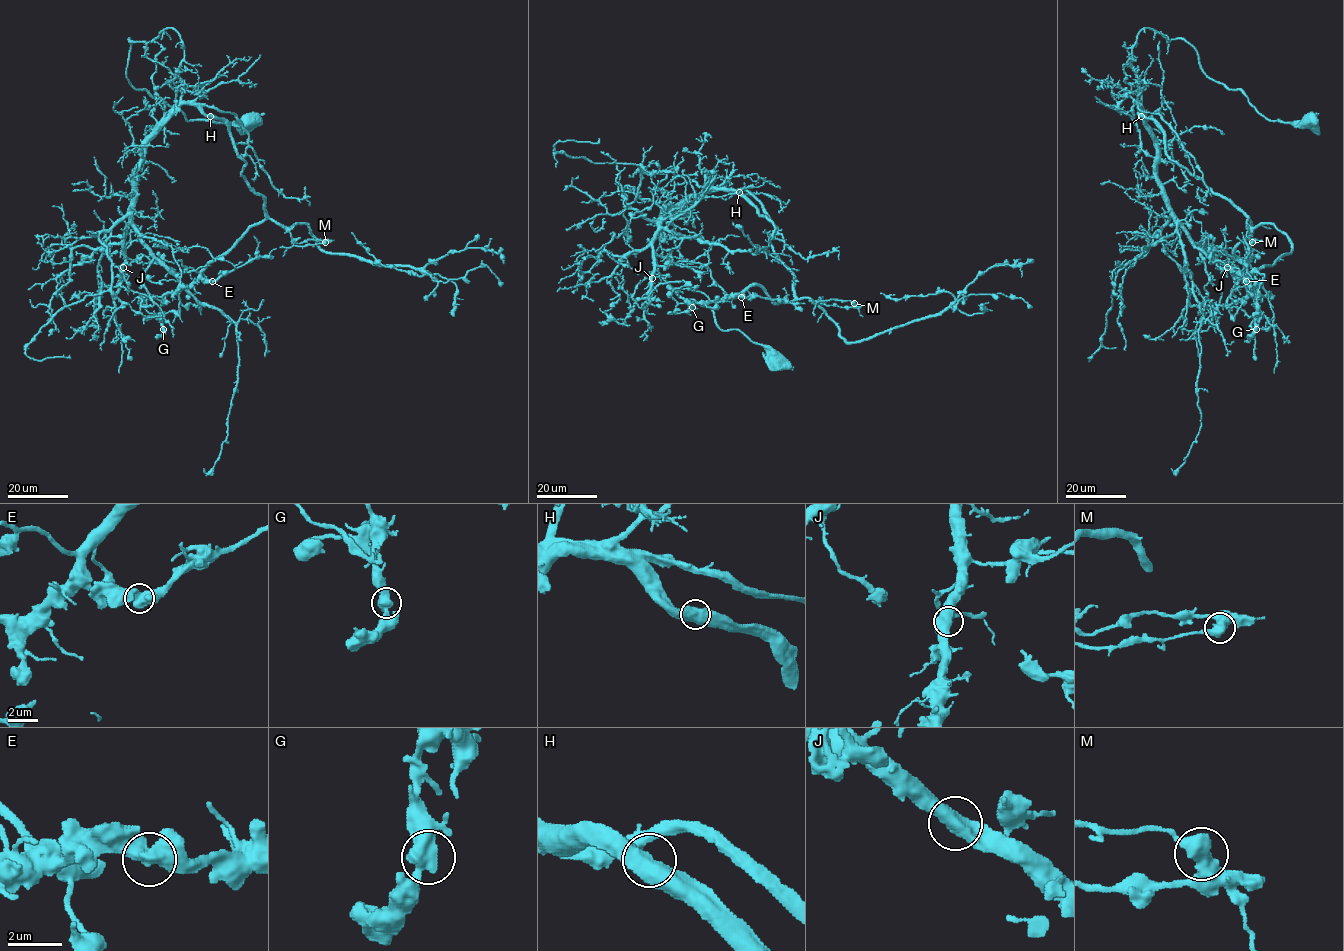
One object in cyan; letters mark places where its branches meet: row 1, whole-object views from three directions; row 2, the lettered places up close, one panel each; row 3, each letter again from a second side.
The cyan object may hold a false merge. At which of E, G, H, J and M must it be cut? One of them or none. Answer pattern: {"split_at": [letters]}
{"split_at": ["M"]}

